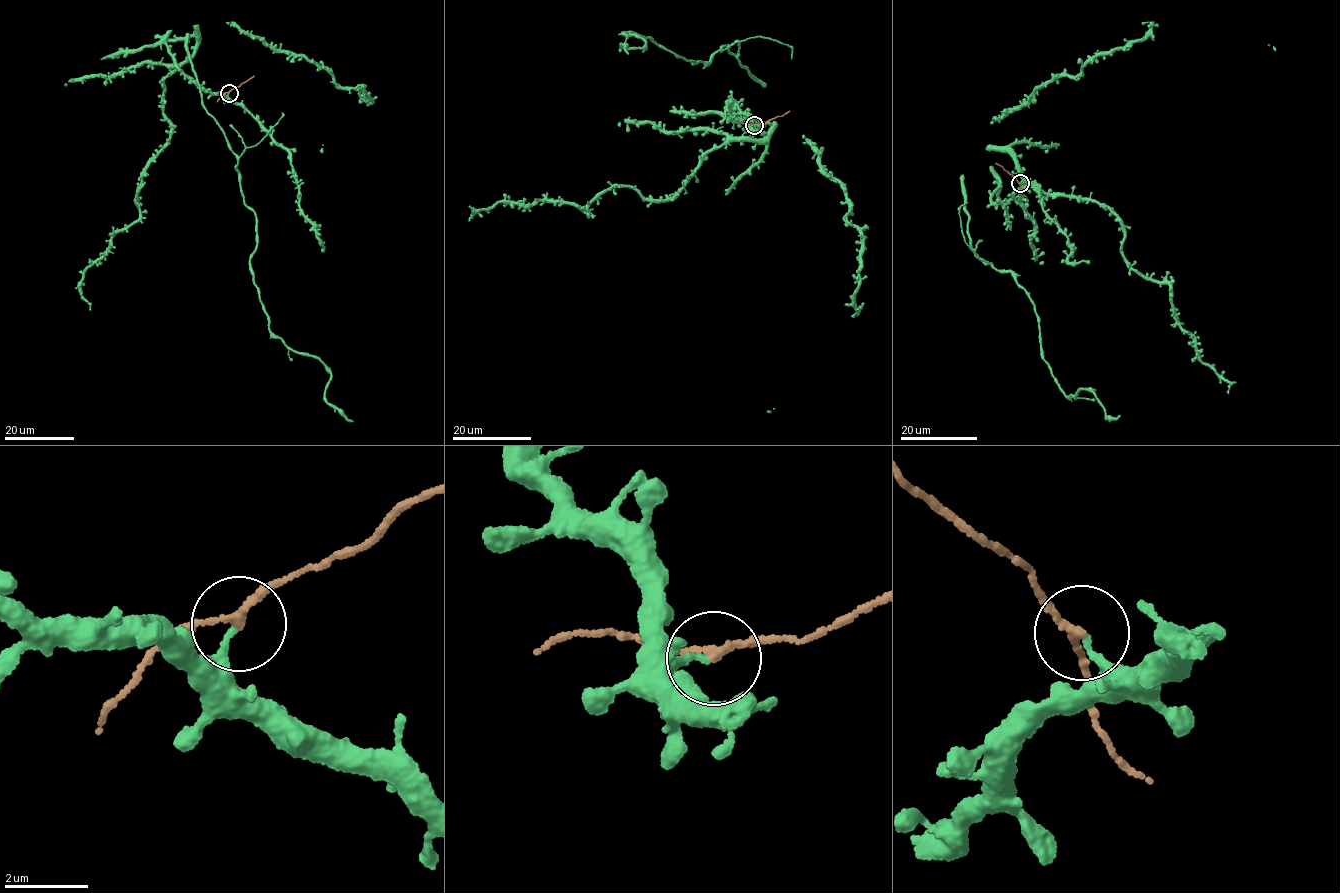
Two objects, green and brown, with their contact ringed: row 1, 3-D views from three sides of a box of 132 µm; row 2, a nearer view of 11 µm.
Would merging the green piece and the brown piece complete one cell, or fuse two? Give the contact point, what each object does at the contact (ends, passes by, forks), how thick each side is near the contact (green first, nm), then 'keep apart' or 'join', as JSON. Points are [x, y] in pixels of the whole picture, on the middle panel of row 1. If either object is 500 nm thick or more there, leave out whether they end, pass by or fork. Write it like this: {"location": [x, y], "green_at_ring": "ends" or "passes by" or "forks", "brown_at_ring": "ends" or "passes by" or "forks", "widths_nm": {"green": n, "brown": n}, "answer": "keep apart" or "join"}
{"location": [754, 125], "green_at_ring": "ends", "brown_at_ring": "passes by", "widths_nm": {"green": 180, "brown": 170}, "answer": "keep apart"}

